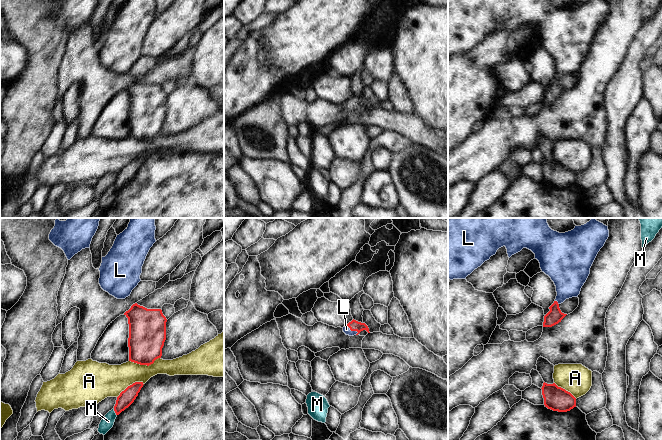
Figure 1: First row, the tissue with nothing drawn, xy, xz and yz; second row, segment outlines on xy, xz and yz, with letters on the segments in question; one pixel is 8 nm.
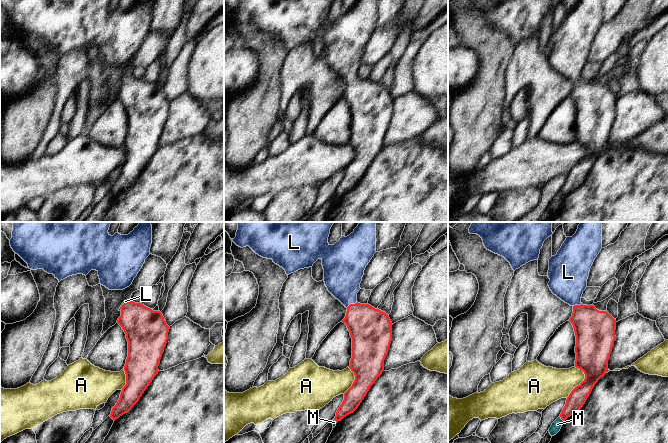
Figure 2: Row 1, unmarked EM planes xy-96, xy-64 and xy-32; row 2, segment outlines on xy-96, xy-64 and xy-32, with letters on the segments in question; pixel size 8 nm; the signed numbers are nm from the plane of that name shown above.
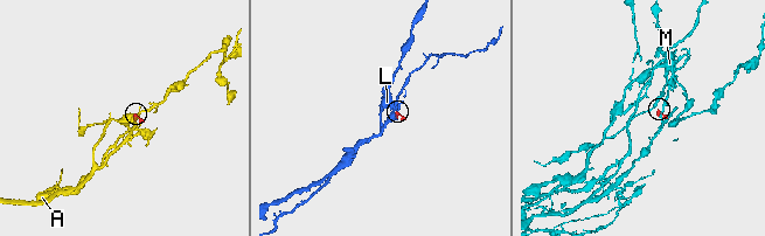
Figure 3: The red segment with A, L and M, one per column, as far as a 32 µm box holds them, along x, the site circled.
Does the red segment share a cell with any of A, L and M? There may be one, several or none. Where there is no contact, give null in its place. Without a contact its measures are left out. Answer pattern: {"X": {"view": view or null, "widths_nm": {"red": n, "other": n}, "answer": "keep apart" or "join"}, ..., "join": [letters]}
{"A": {"view": "xy", "widths_nm": {"red": 300, "other": 220}, "answer": "keep apart"}, "L": {"view": "xz", "widths_nm": {"red": 90, "other": 60}, "answer": "join"}, "M": {"view": "xy", "widths_nm": {"red": 120, "other": 100}, "answer": "keep apart"}, "join": ["L"]}

